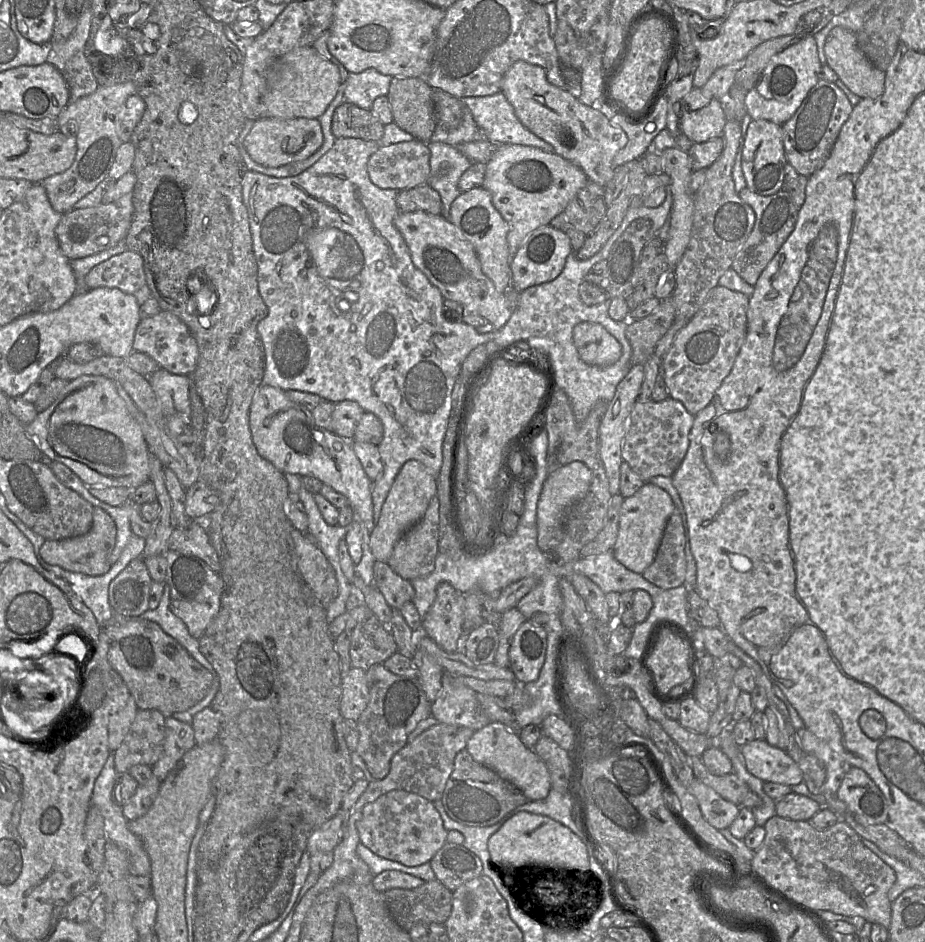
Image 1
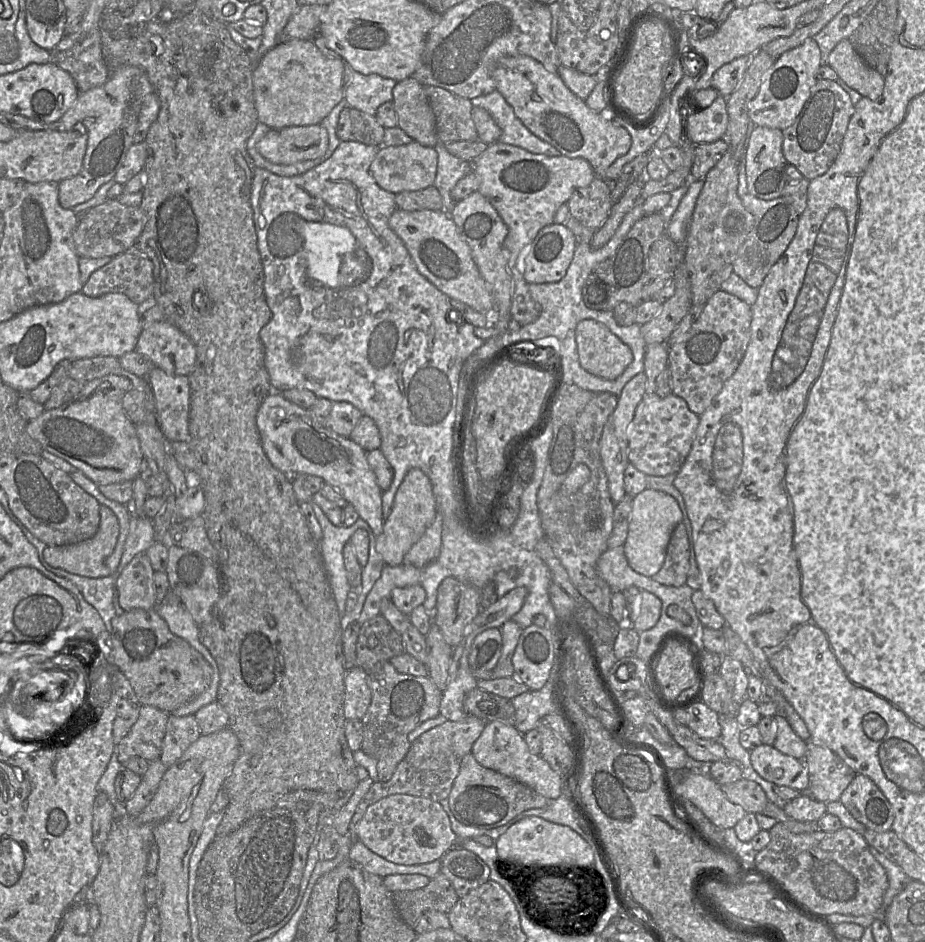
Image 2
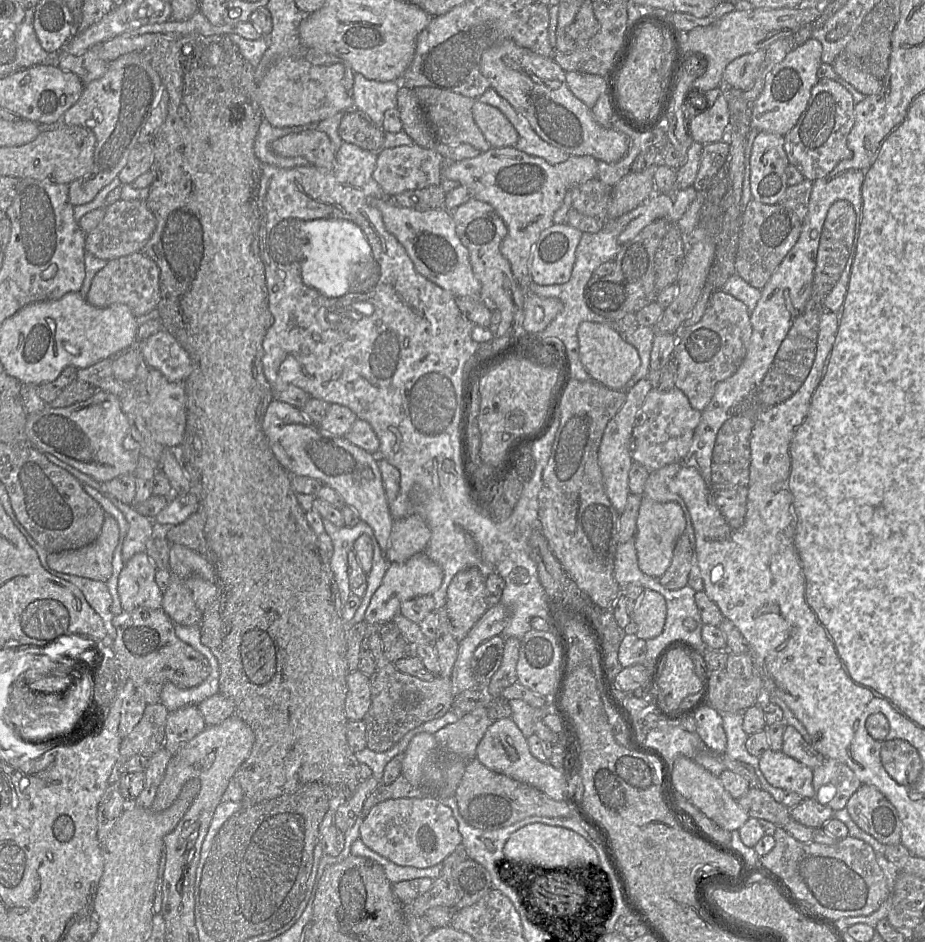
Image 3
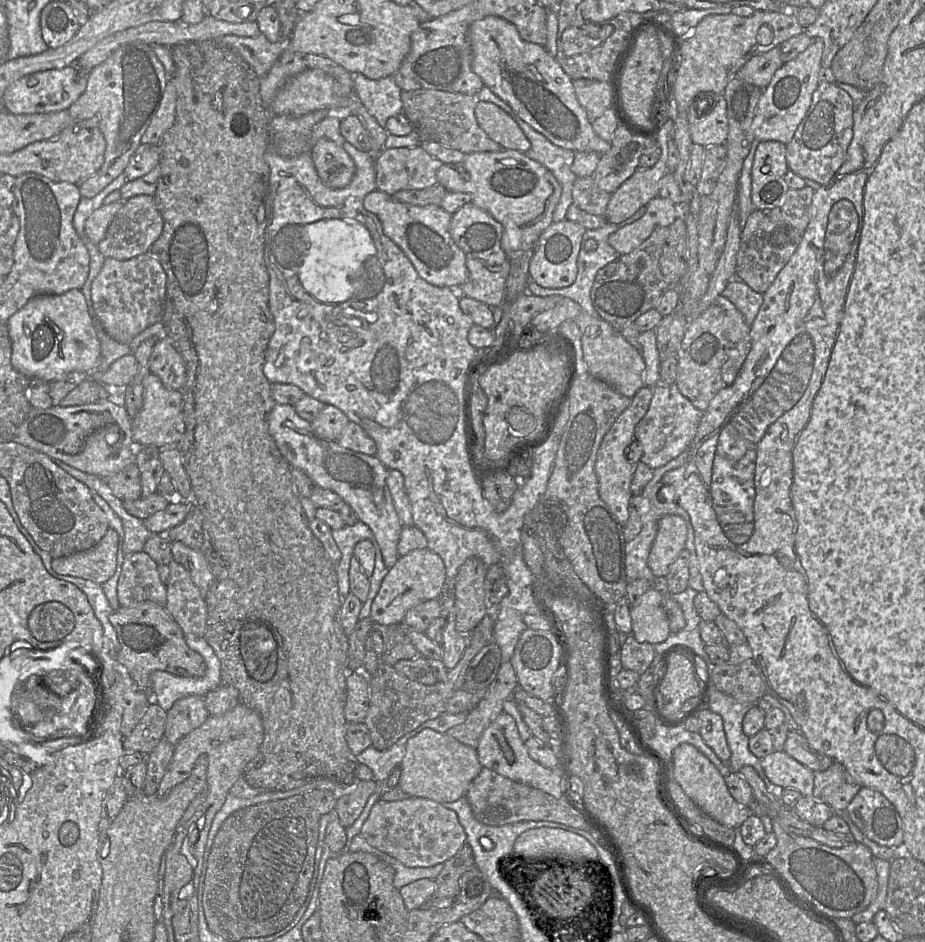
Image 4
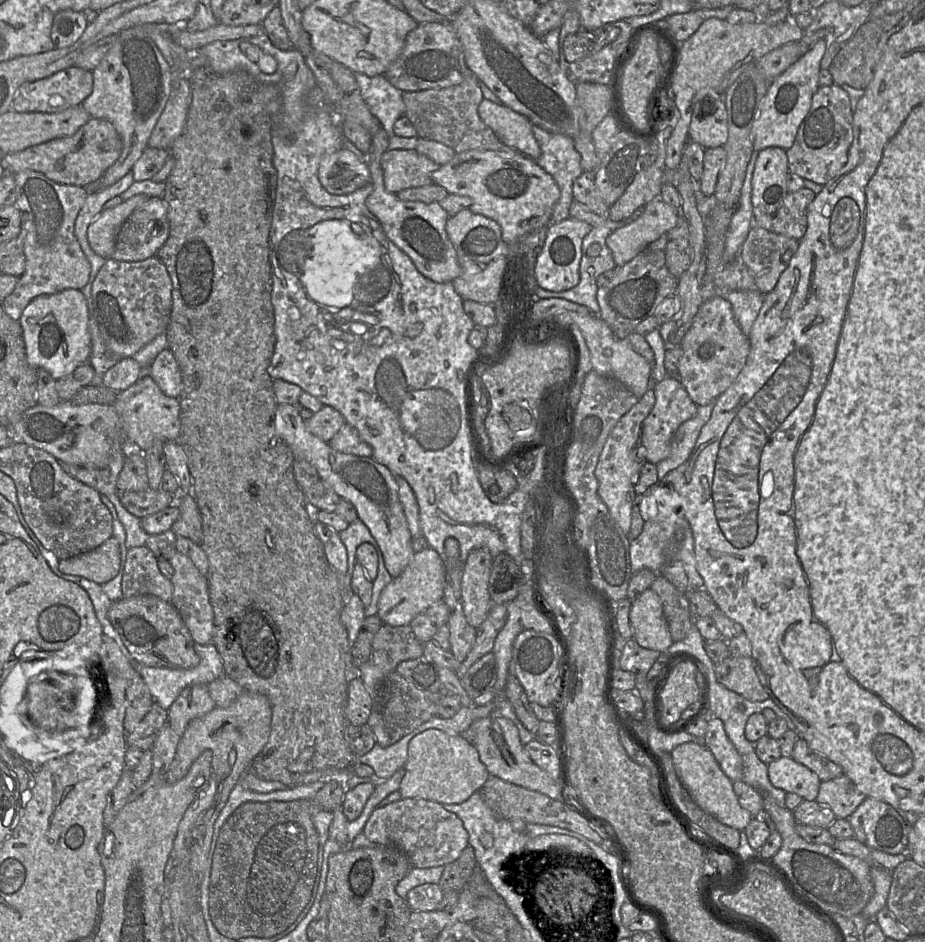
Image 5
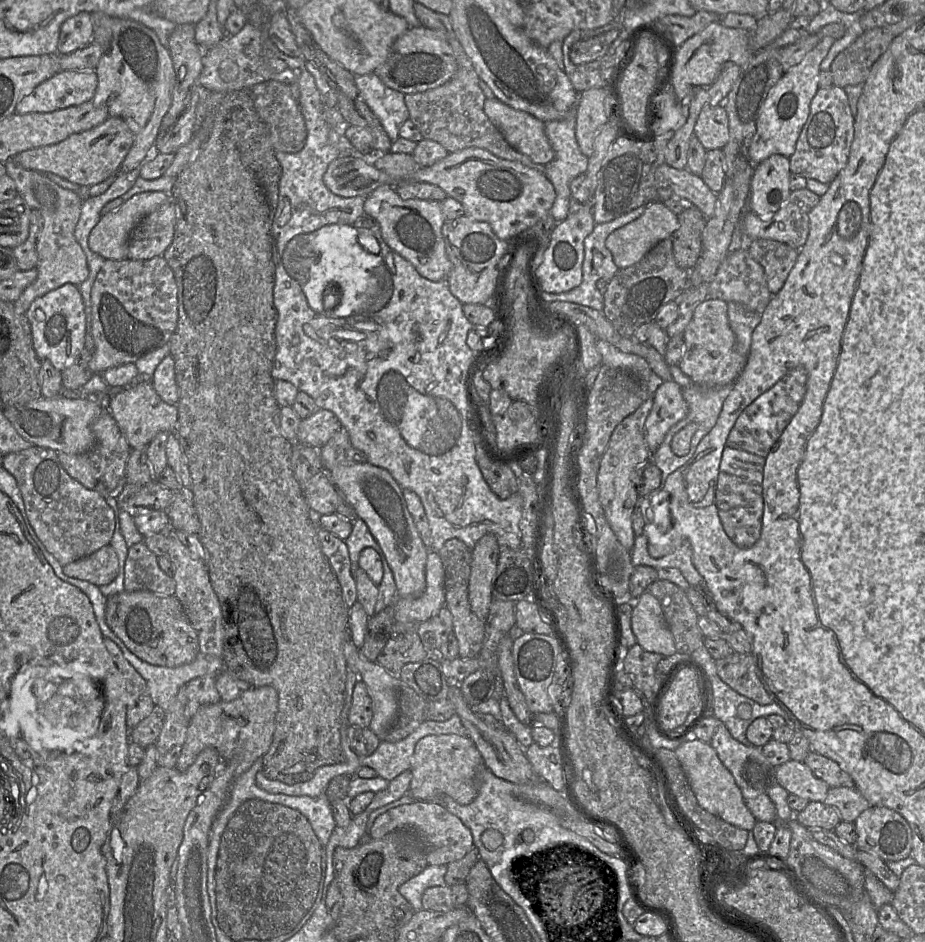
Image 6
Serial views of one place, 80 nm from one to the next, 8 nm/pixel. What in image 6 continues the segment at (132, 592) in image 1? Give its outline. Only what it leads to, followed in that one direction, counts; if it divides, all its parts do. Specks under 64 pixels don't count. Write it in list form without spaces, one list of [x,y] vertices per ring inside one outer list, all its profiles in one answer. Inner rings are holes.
[[[144,541],[128,548],[125,562],[124,590],[147,590],[162,596],[173,596],[176,584],[158,564],[158,556],[148,549]]]

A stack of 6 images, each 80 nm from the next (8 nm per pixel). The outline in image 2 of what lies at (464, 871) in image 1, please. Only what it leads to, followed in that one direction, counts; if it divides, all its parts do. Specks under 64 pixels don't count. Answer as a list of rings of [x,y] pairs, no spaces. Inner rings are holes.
[[[451,848],[440,859],[441,869],[452,883],[458,898],[490,880],[490,868],[476,854],[464,848]]]

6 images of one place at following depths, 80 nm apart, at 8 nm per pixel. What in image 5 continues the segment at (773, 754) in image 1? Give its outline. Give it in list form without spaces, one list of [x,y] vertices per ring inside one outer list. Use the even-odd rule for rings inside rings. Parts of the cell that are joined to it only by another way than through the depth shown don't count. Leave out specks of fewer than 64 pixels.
[[[781,756],[768,764],[768,776],[771,783],[786,793],[795,793],[804,800],[816,800],[821,780],[808,767],[793,758]]]

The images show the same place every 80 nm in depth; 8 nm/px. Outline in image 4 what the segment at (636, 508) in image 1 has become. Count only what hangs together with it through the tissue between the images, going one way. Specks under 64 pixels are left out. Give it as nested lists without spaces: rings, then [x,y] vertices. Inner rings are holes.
[[[677,514],[663,516],[658,522],[658,531],[652,544],[647,564],[655,577],[666,577],[671,565],[686,548],[687,526]]]

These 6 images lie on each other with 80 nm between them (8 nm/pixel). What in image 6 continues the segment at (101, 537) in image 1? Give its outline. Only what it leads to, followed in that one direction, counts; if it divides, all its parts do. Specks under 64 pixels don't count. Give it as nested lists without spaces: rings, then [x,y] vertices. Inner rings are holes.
[[[109,544],[93,554],[71,562],[63,567],[67,576],[88,581],[94,585],[110,584],[119,573],[119,559]]]

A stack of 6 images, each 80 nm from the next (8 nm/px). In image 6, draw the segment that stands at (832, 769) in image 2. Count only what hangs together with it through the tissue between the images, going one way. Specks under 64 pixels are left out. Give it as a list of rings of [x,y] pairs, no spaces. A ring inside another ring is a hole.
[[[831,787],[824,803],[835,807],[842,821],[847,822],[854,822],[870,807],[868,801],[855,787]]]

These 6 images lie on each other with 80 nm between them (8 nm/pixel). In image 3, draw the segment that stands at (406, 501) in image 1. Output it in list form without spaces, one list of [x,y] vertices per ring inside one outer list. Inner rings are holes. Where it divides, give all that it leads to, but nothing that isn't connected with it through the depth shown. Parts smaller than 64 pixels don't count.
[[[419,514],[394,520],[384,555],[390,563],[403,563],[423,552],[430,537],[431,530]]]

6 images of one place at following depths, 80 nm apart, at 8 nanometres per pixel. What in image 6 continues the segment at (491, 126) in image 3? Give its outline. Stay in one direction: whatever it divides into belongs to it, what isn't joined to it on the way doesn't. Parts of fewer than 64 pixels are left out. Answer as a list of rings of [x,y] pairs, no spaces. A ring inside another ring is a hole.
[[[486,98],[484,112],[505,140],[533,163],[546,165],[554,159],[555,152],[545,134],[544,122],[497,98]]]

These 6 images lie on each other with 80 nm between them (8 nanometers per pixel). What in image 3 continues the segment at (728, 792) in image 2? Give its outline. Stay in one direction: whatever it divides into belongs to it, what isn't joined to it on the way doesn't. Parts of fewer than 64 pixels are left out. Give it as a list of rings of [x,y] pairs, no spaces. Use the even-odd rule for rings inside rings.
[[[750,787],[737,802],[750,817],[768,820],[777,827],[784,827],[791,820],[790,808],[777,802],[761,787]]]

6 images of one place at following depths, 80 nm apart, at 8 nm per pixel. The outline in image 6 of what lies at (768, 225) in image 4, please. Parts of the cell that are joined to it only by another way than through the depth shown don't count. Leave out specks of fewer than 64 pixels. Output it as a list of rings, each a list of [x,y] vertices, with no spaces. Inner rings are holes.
[[[771,239],[747,240],[745,247],[765,273],[766,283],[774,295],[780,291],[794,267],[799,250]]]

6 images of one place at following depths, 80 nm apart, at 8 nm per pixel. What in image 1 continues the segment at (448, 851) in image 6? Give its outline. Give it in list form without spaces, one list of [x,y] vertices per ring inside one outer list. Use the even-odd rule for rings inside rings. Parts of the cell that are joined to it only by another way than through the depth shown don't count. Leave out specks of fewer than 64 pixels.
[[[393,790],[366,804],[356,822],[360,842],[374,854],[405,866],[430,862],[447,842],[447,833],[433,802],[411,792]]]

